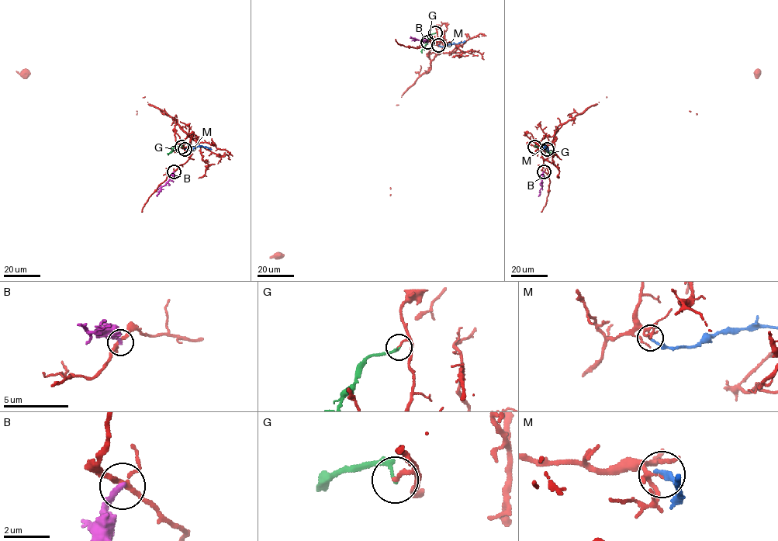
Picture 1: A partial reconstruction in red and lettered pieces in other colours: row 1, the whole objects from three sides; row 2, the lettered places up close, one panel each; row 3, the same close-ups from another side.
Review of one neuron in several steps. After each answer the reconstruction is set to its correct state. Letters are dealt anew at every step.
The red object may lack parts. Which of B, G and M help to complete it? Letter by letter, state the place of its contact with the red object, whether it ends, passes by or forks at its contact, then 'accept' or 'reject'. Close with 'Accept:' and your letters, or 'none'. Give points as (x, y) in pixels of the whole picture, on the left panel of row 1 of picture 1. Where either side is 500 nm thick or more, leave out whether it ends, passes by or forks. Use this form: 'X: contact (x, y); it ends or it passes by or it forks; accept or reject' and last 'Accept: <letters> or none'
B: contact (174, 171); it ends; reject
G: contact (181, 147); it ends; reject
M: contact (184, 149); it ends; reject
Accept: none

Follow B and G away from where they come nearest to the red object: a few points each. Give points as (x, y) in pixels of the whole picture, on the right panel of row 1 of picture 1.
B: (544, 171), (538, 195)
G: (534, 147), (554, 155)

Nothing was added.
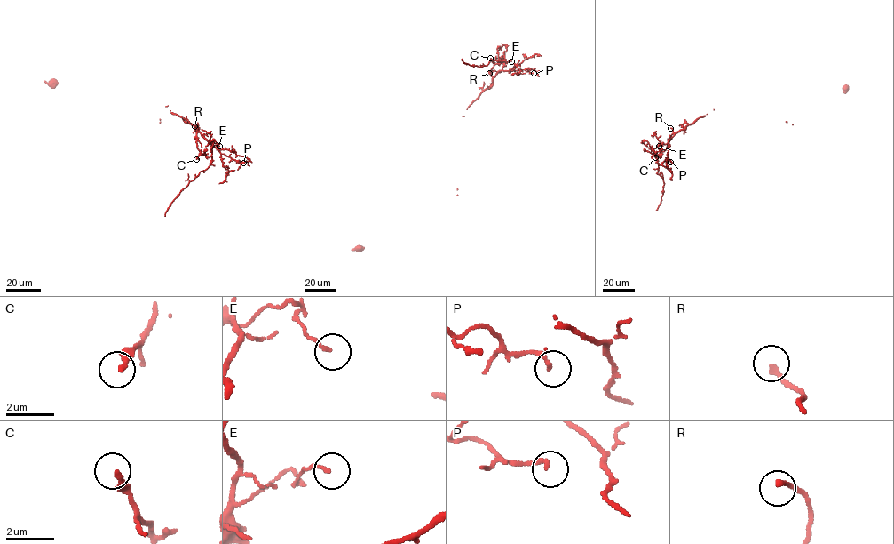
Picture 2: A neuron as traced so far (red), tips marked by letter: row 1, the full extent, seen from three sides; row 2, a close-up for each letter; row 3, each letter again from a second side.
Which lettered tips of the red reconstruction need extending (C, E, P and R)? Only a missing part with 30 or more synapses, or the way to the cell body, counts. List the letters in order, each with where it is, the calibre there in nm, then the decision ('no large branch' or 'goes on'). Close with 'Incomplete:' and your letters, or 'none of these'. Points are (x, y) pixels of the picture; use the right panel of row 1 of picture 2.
C: at (655, 157); 260 nm thick; goes on
E: at (659, 146); 130 nm thick; no large branch
P: at (670, 162); 170 nm thick; no large branch
R: at (670, 128); 200 nm thick; no large branch
Incomplete: C

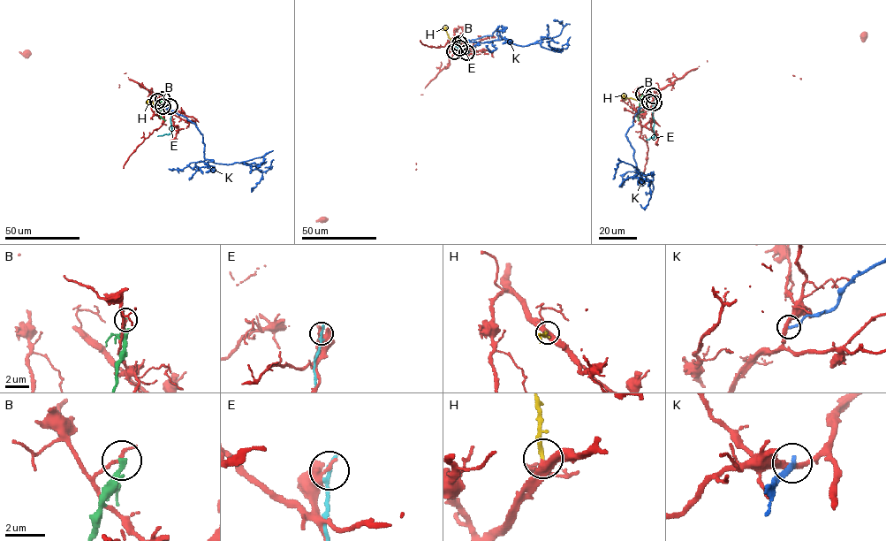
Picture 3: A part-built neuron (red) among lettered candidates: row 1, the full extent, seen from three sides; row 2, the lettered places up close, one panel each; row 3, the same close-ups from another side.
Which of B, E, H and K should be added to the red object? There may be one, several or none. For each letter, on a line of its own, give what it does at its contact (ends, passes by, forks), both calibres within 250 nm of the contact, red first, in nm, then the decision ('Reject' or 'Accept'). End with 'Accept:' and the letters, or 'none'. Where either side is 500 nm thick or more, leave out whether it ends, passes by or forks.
B: It passes by. Thickness 190 nm (red) against 170 nm. Reject
E: It ends there. Thickness 320 nm (red) against 260 nm. Reject
H: It ends there. Thickness 320 nm (red) against 190 nm. Accept
K: It ends there. Thickness 300 nm (red) against 280 nm. Reject
Accept: H

